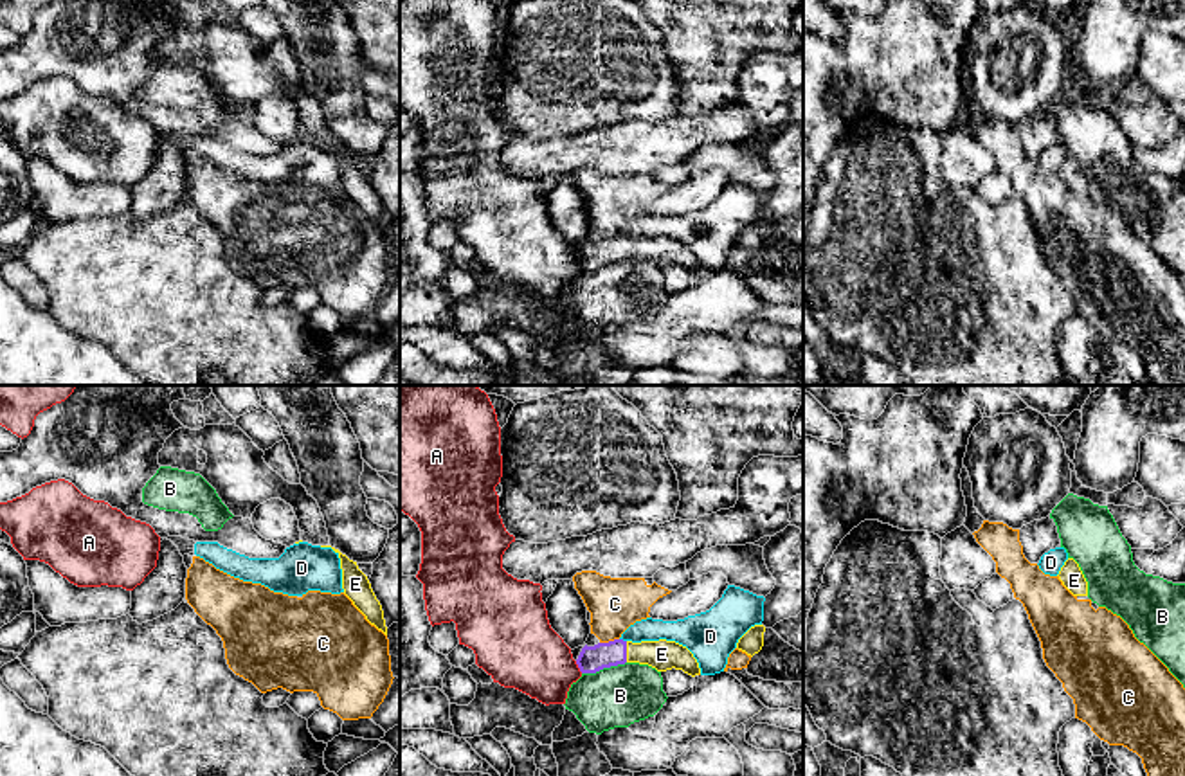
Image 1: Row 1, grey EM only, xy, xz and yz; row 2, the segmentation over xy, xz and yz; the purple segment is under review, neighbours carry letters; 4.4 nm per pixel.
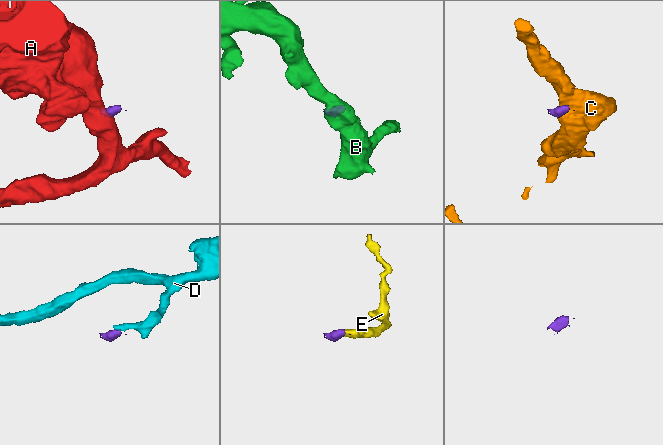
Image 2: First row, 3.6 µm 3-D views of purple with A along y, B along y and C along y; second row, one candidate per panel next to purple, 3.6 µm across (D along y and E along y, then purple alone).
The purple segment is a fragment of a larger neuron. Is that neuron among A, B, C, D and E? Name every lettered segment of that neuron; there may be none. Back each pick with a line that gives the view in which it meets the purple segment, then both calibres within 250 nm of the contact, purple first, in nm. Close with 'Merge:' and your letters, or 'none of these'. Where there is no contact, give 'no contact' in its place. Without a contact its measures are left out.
E: xz | 120/130 nm
Merge: E

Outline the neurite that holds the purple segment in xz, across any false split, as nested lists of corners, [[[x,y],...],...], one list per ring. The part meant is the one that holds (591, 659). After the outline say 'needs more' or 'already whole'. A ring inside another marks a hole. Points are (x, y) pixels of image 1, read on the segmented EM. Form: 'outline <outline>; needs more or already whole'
outline [[[614,639],[594,646],[585,645],[576,659],[582,673],[596,673],[625,663],[648,664],[657,672],[675,668],[692,677],[701,673],[693,654],[686,646],[666,639],[641,643]]]; needs more

